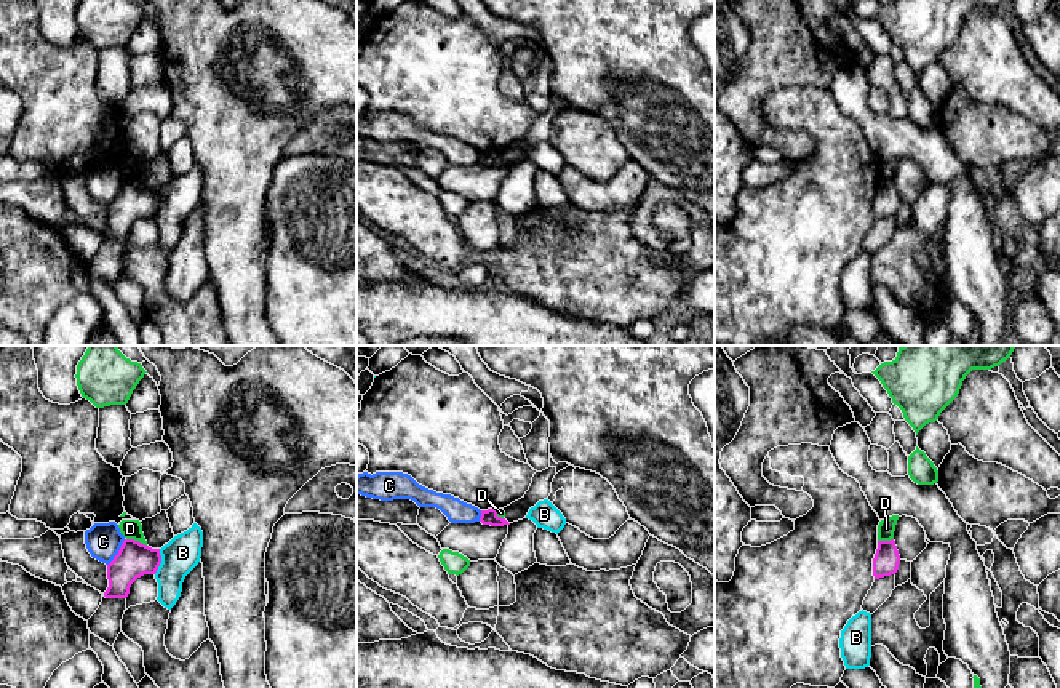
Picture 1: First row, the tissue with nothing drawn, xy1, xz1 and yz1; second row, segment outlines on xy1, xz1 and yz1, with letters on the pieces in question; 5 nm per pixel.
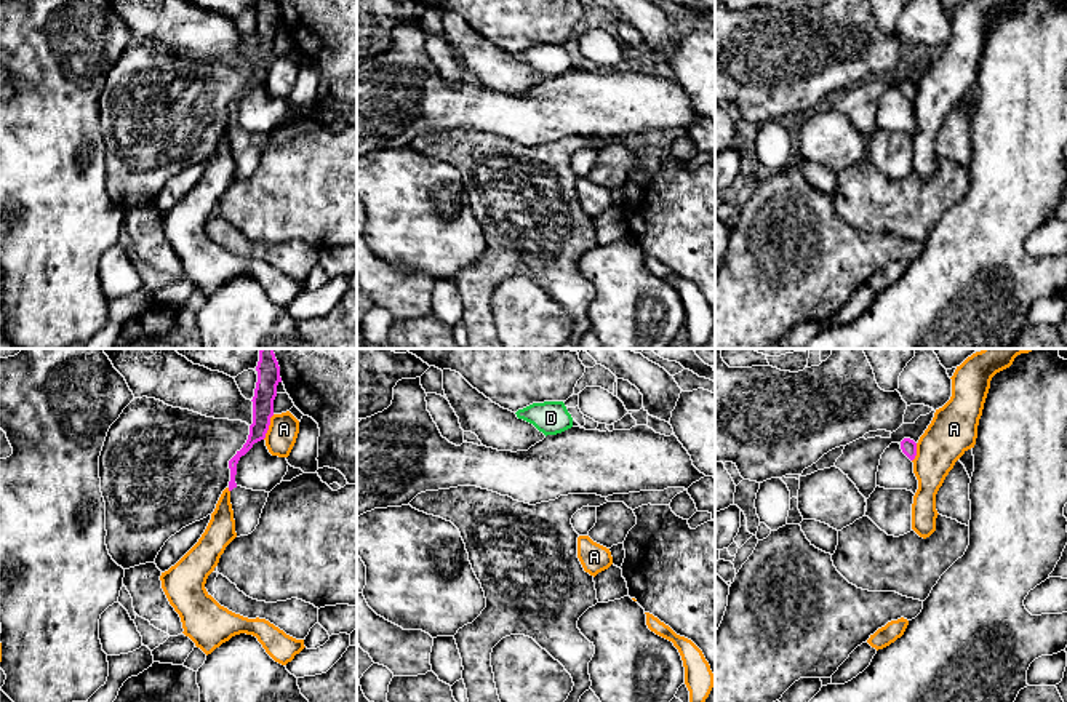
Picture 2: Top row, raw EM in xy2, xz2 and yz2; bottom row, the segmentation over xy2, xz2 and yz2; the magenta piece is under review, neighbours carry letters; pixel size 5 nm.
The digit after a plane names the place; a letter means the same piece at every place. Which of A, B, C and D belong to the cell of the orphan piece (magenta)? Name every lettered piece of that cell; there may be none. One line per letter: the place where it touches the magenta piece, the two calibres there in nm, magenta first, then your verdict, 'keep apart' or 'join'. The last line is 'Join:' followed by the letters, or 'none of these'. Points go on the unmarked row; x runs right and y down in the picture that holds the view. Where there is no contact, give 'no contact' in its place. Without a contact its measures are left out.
A: meets magenta in xy2 at (267, 69); 110 nm thick on the magenta side, 150 nm on the other; keep apart
B: meets magenta in xy1 at (160, 204); 180 nm thick on the magenta side, 180 nm on the other; keep apart
C: meets magenta in xy1 at (119, 194); 180 nm thick on the magenta side, 180 nm on the other; keep apart
D: meets magenta in xy1 at (136, 183); 180 nm thick on the magenta side, 100 nm on the other; keep apart
Join: none of these

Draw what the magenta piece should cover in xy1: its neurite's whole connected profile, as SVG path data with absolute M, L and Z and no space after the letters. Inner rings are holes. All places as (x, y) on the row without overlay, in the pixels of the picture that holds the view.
M125 181L118 195L107 206L109 229L104 238L126 240L131 226L144 216L155 216L160 205L160 190L152 190L134 181Z

